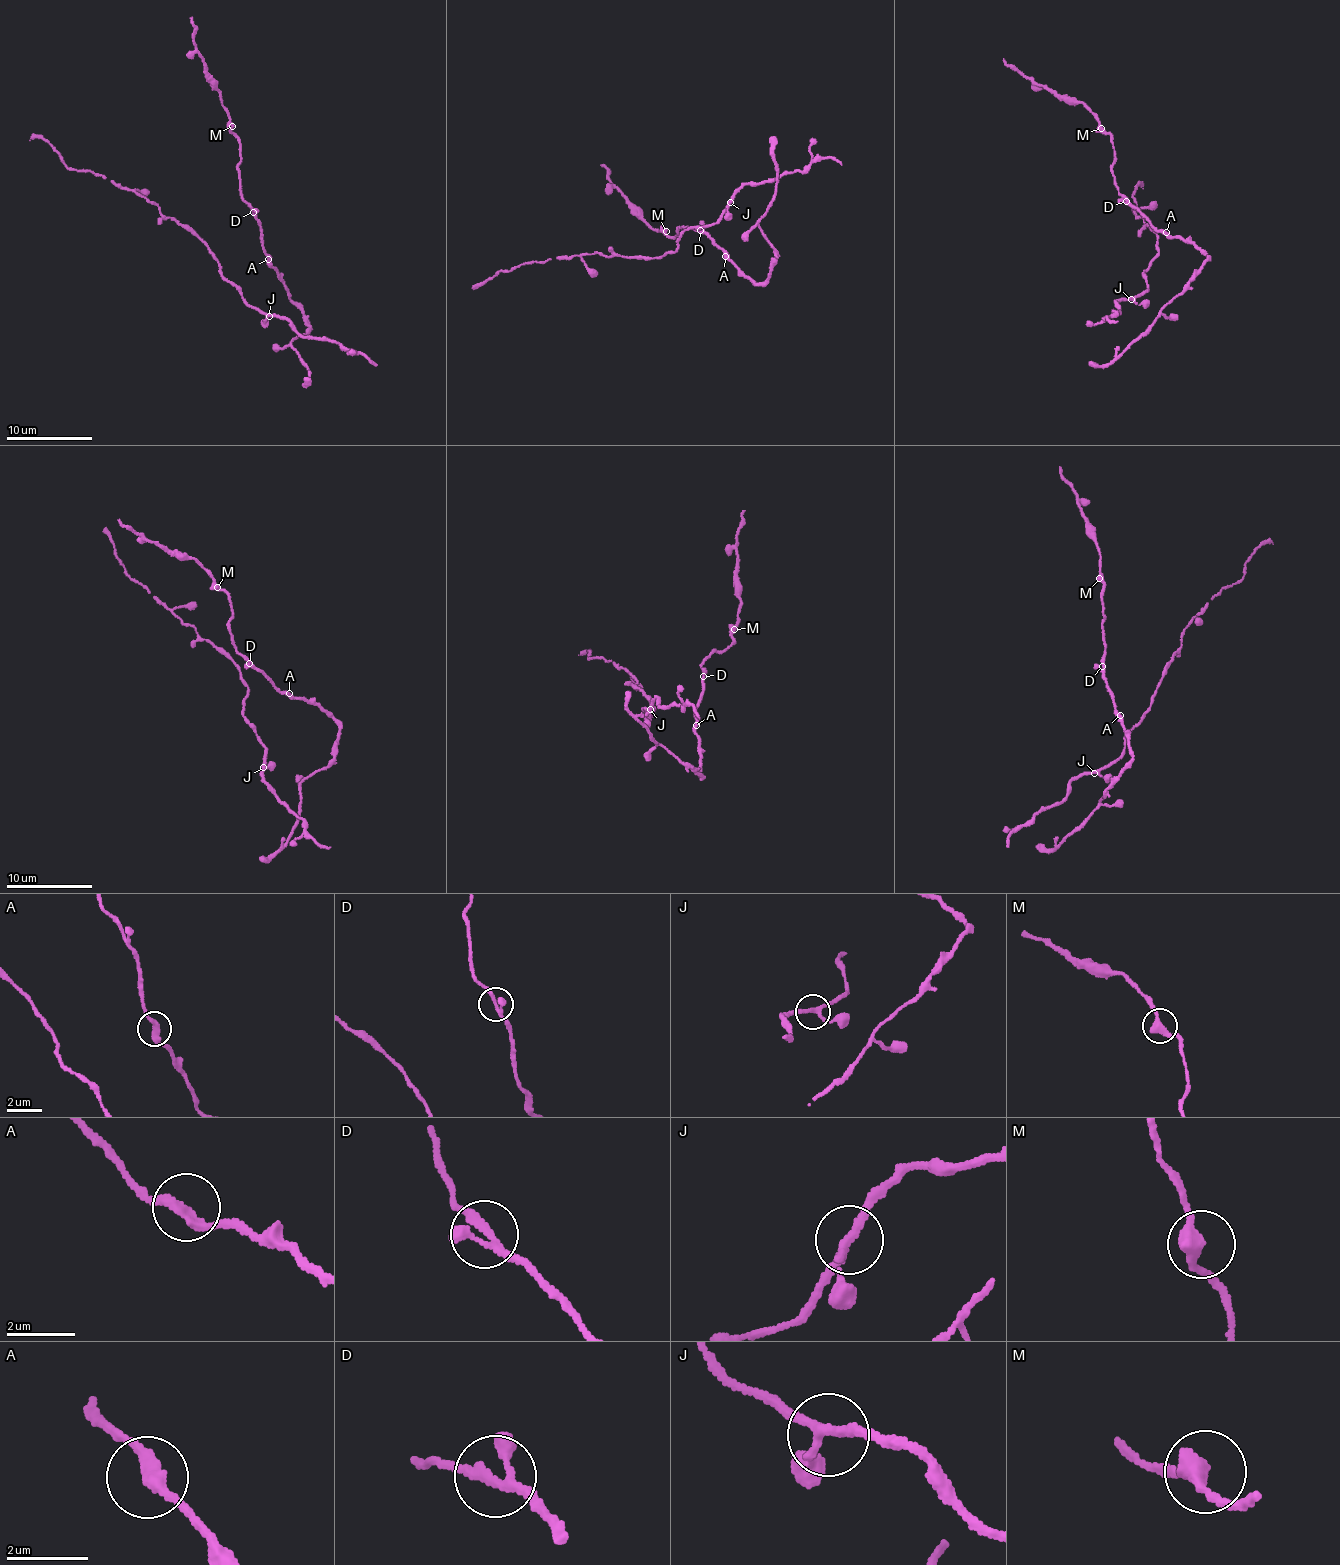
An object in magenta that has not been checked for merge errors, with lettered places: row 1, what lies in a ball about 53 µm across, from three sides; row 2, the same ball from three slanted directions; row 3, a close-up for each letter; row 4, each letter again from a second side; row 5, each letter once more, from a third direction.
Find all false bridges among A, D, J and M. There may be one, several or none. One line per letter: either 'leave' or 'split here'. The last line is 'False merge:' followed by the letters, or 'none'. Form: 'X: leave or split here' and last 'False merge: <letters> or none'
A: leave
D: leave
J: leave
M: leave
False merge: none

